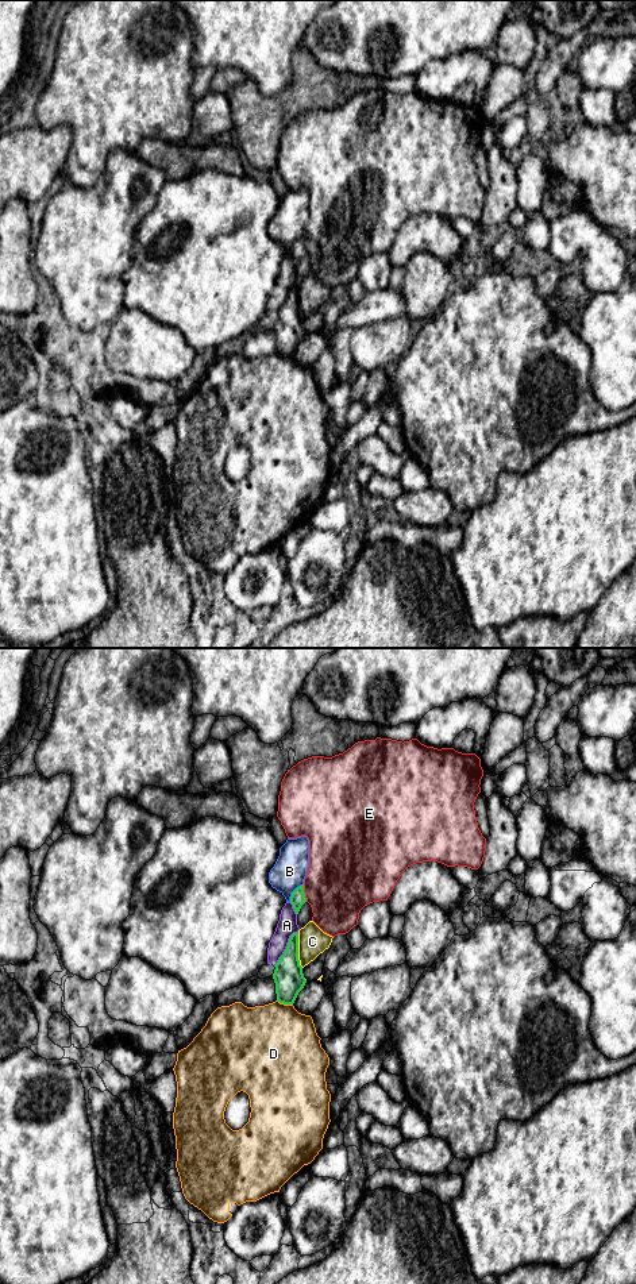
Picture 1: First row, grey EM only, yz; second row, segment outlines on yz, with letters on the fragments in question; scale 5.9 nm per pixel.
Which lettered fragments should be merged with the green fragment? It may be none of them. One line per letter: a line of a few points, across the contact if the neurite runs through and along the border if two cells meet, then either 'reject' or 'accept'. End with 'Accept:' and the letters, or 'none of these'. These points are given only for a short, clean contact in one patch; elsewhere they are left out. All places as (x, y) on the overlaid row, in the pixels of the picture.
A: reject
B: reject
C: line yz (297, 933), (297, 959), (303, 967); reject
D: line yz (277, 999), (292, 1005); reject
E: reject
Accept: none of these

